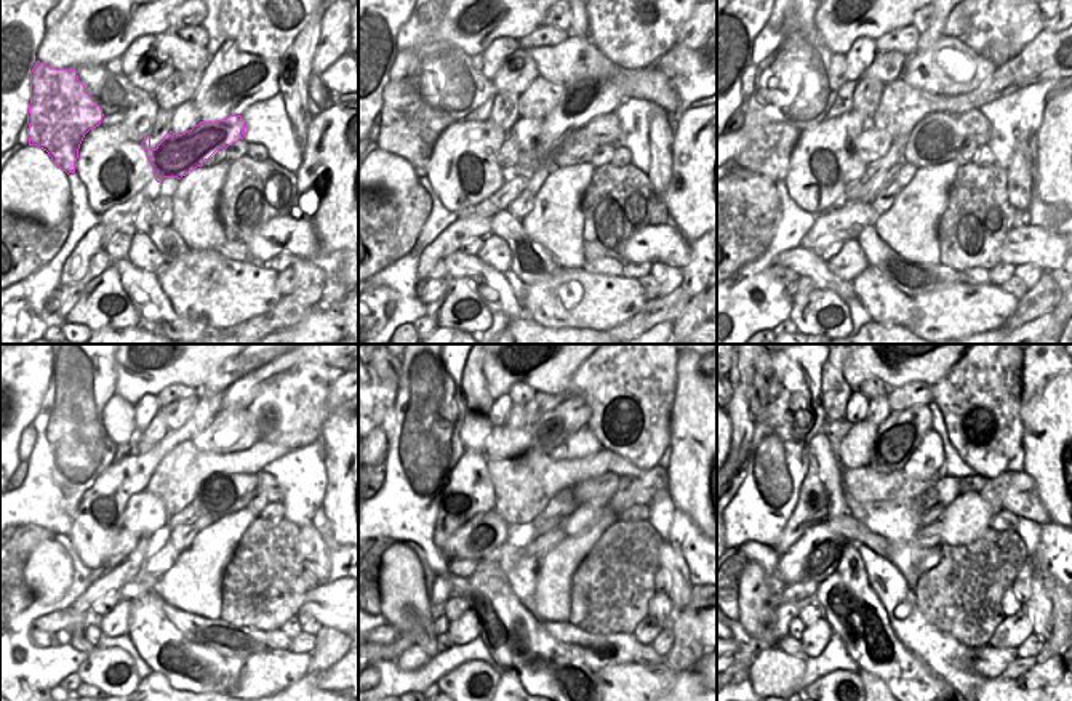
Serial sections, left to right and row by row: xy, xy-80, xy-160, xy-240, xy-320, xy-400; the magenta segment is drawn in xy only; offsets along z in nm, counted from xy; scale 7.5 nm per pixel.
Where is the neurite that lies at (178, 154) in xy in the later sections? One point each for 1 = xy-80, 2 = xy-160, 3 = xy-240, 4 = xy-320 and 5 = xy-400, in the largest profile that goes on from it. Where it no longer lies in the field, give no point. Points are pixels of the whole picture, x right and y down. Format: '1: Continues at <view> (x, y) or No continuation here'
1: Continues at xy-80 (605, 128)
2: Continues at xy-160 (976, 127)
3: Continues at xy-240 (274, 493)
4: Continues at xy-320 (656, 479)
5: Continues at xy-400 (1021, 498).

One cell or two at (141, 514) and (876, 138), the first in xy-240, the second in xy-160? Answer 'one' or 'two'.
one

